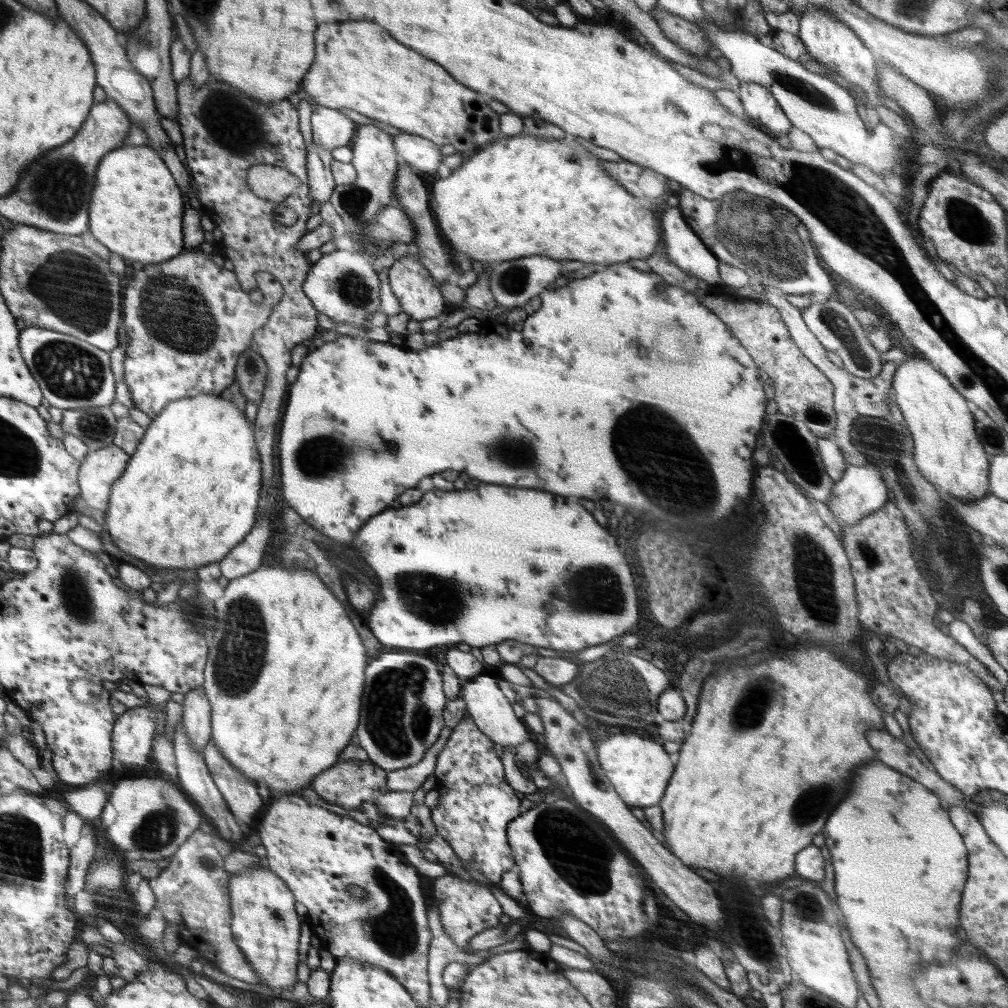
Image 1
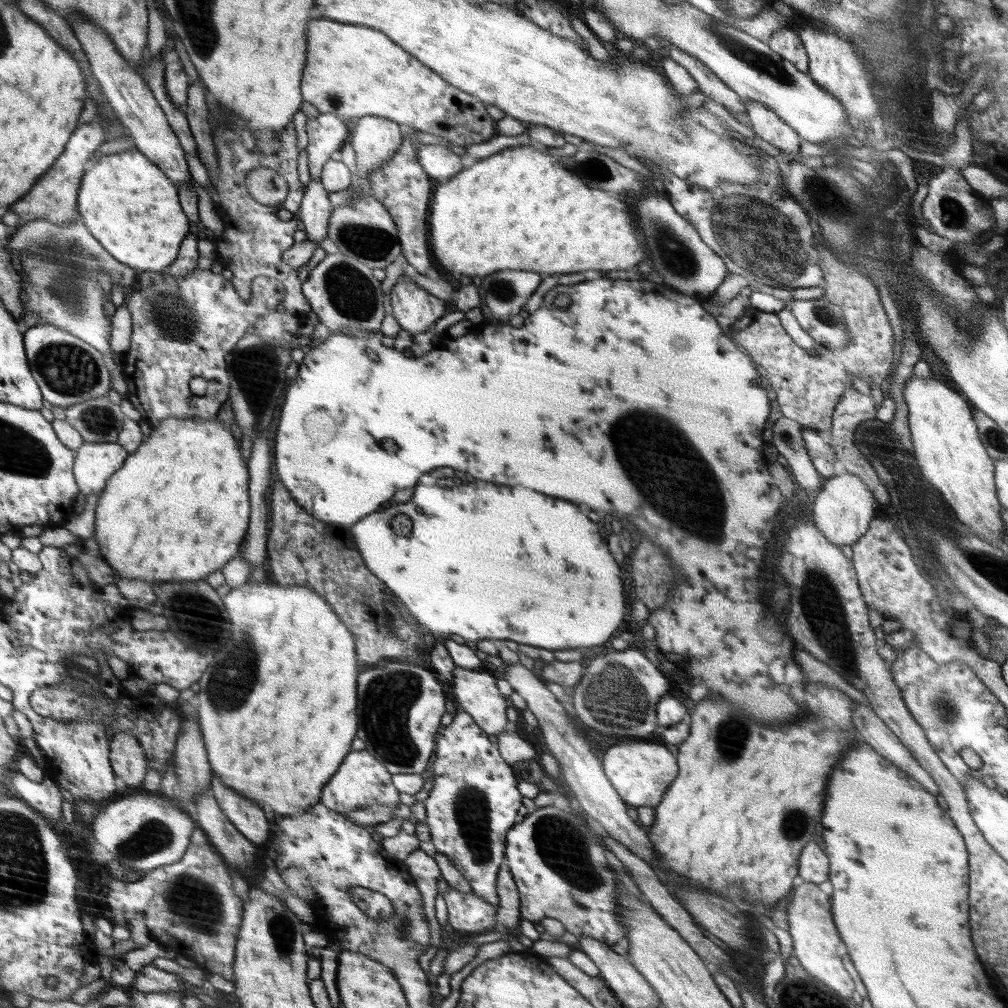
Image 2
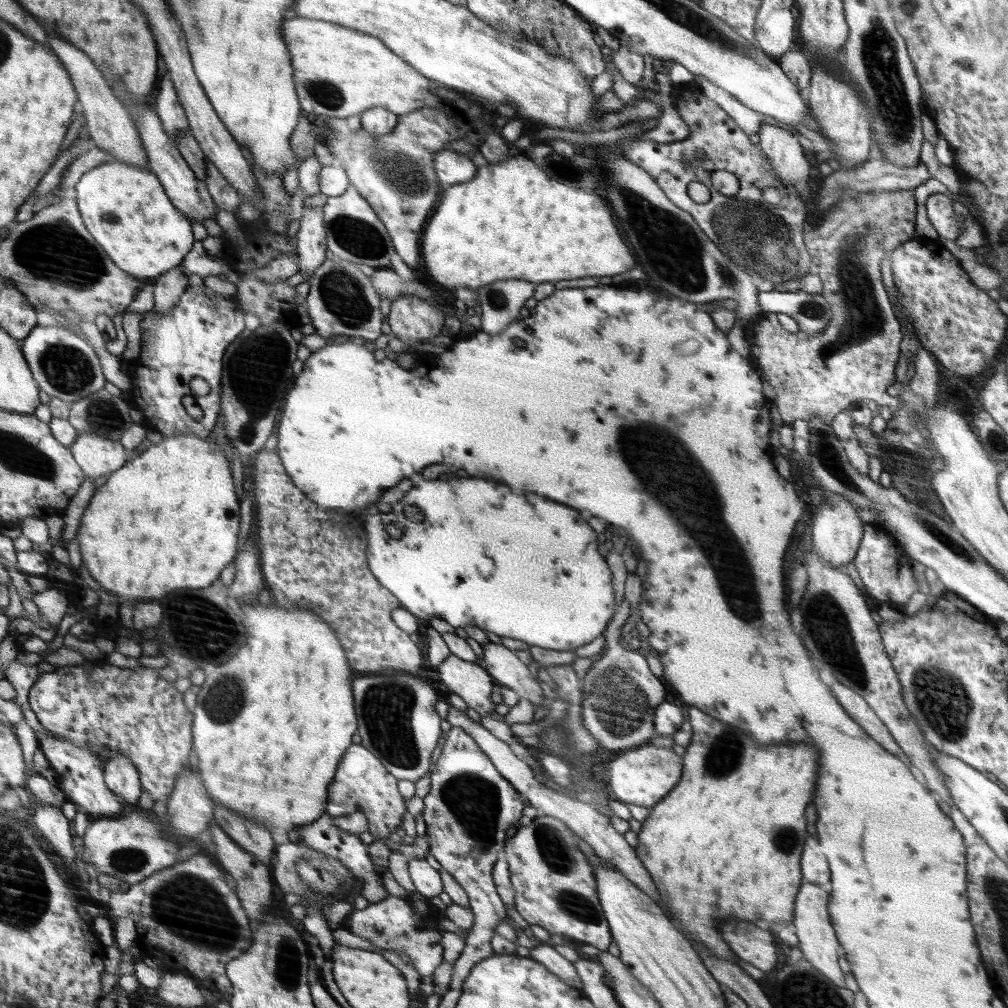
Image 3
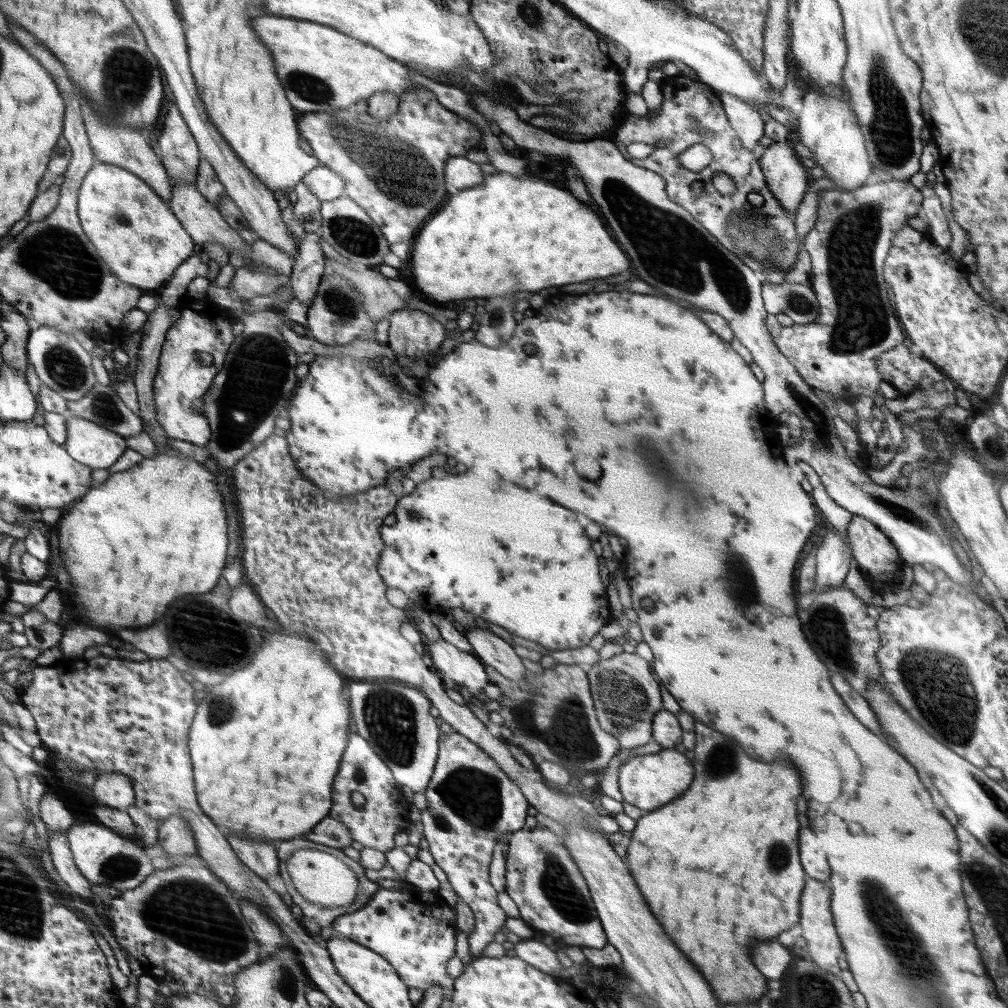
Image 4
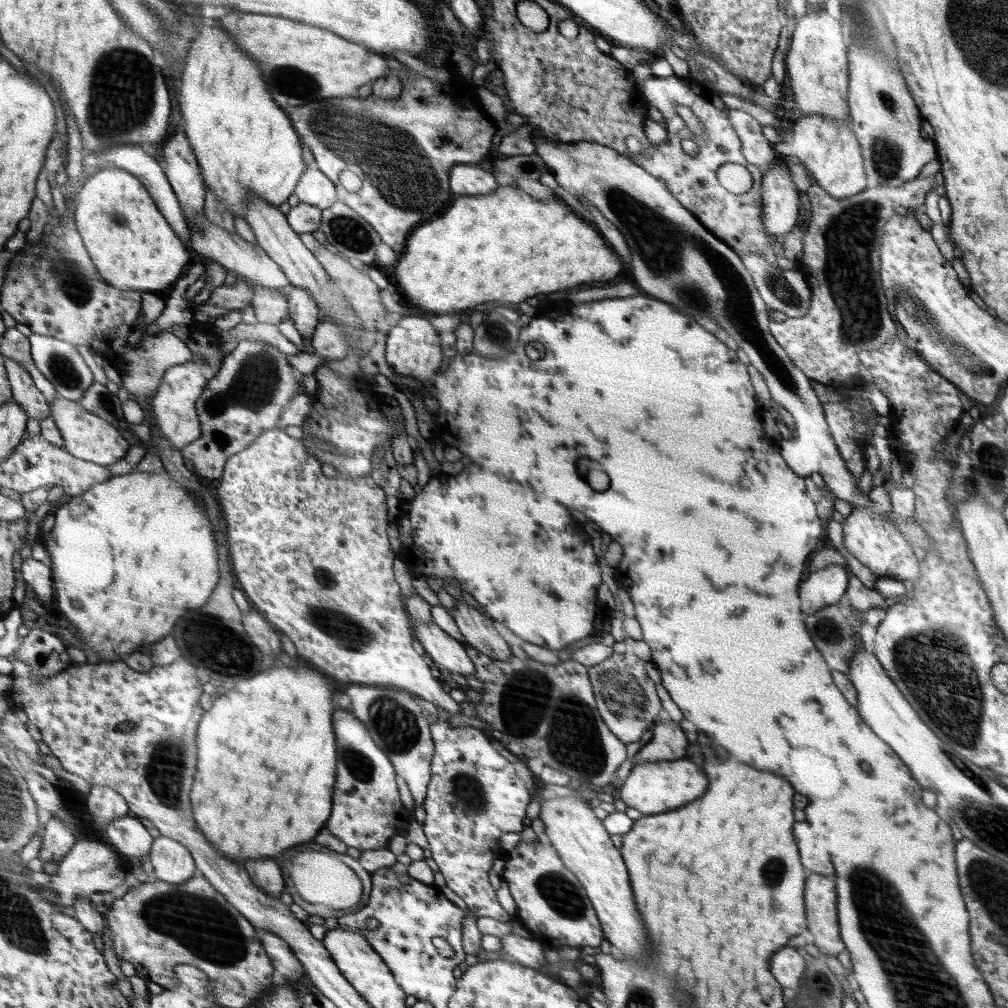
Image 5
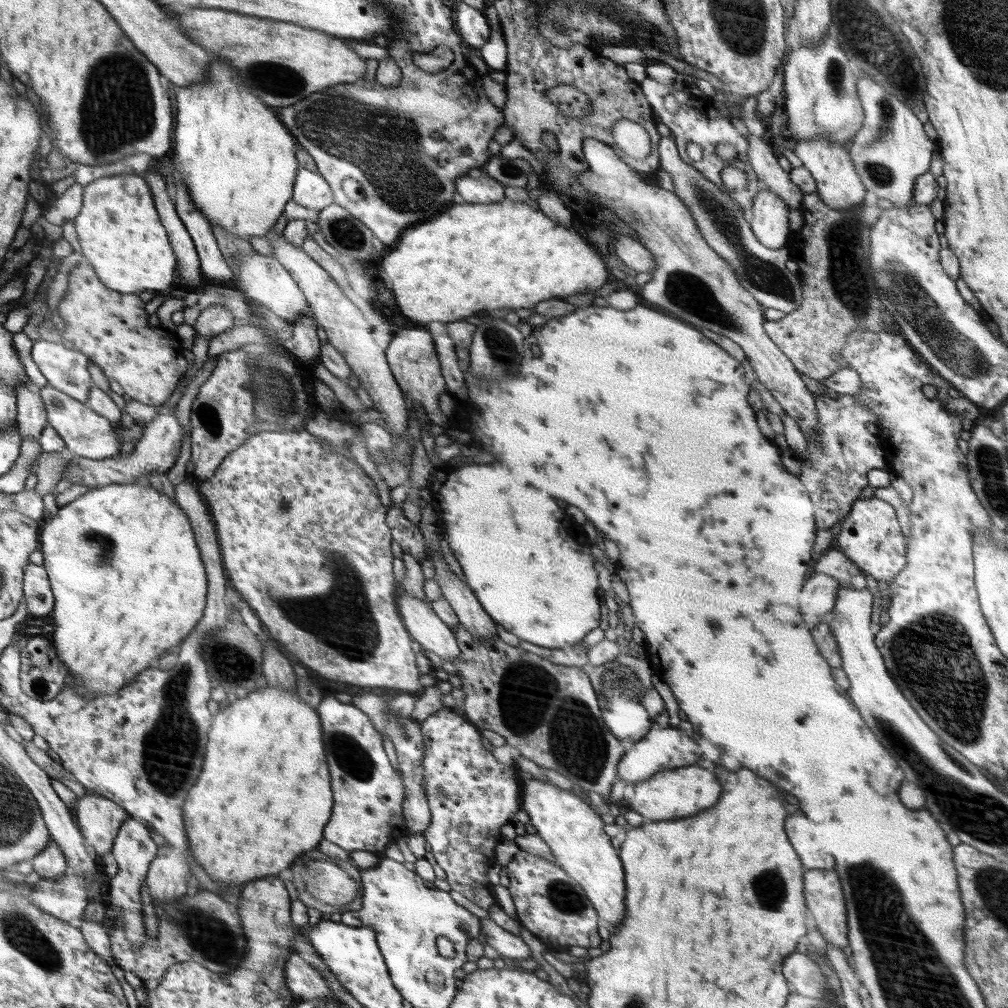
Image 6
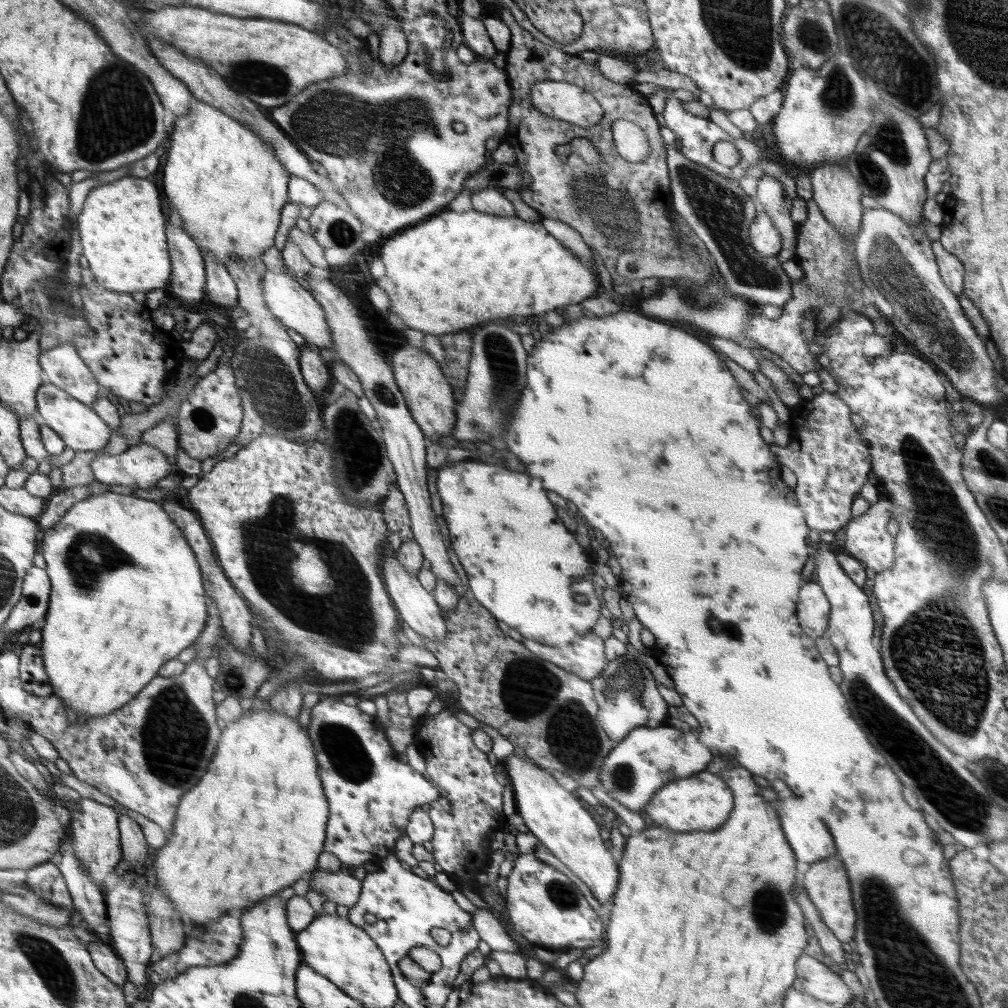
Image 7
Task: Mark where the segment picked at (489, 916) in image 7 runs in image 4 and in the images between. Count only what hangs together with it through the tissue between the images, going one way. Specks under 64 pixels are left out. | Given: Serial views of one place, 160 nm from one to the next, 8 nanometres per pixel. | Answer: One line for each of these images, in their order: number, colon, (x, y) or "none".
4: (535, 952)
5: (529, 952)
6: (509, 946)

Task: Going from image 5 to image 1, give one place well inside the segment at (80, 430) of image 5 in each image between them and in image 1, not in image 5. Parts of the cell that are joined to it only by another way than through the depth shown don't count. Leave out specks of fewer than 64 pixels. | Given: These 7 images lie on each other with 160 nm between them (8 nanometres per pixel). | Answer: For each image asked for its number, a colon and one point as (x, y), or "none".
1: (101, 468)
2: (95, 463)
3: (97, 456)
4: (92, 444)

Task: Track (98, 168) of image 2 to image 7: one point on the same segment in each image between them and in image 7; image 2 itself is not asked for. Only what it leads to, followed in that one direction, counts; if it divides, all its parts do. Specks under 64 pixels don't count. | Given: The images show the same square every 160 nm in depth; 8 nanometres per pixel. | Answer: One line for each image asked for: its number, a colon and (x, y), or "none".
3: (125, 207)
4: (142, 241)
5: (134, 247)
6: (118, 227)
7: (121, 226)

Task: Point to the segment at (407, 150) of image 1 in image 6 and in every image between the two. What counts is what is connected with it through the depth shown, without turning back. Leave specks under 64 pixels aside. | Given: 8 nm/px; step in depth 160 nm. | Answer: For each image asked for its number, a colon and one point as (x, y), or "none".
2: (441, 163)
3: (452, 167)
4: (462, 173)
5: (466, 179)
6: (485, 190)

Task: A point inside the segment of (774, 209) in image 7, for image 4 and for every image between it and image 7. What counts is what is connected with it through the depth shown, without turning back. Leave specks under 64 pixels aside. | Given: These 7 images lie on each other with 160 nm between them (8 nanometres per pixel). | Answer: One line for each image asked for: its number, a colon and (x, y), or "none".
4: (748, 125)
5: (758, 151)
6: (764, 162)

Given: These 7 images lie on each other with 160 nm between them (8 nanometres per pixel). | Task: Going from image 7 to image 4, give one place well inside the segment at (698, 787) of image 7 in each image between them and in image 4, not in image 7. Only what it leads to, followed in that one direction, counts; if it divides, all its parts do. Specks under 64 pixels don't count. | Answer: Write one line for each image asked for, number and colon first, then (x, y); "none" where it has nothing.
4: (648, 782)
5: (656, 788)
6: (671, 795)

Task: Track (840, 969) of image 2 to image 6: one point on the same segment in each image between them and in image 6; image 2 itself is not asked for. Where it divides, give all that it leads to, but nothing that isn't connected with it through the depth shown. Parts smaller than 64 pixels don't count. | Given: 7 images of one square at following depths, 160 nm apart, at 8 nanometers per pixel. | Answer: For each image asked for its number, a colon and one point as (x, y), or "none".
3: (813, 927)
4: (824, 947)
5: (820, 895)
6: (824, 897)

